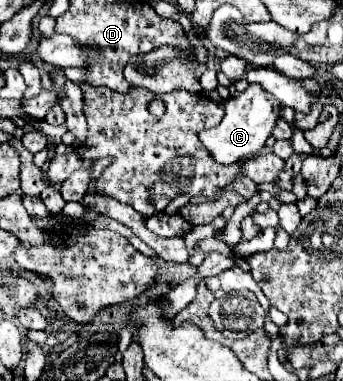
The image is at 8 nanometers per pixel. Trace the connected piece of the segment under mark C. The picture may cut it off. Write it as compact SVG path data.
M250 84L244 92L236 92L226 102L226 114L216 128L200 132L200 142L208 148L210 156L220 164L238 164L256 156L266 138L270 136L276 120L280 116L280 102L274 96L268 96L258 84Z

